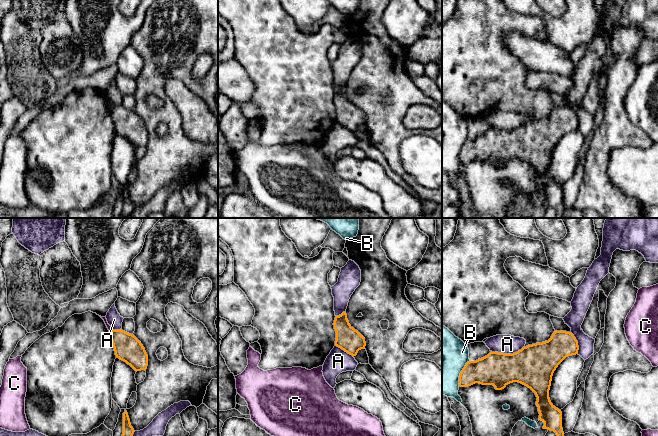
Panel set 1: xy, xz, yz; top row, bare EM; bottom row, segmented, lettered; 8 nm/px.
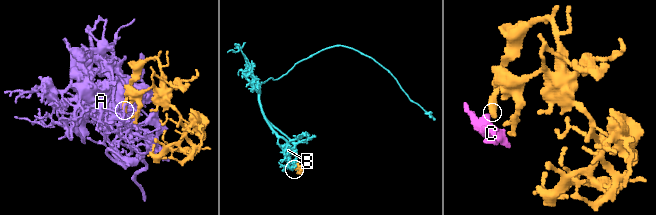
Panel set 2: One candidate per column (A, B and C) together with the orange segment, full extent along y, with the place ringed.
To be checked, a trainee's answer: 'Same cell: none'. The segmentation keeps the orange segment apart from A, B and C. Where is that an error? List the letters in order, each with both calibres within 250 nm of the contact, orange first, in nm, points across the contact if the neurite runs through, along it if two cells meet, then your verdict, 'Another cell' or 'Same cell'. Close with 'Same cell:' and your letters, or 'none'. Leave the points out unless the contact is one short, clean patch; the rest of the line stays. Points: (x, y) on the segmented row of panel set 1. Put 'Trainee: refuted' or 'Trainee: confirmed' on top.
Trainee: confirmed
A: Thickness 340 nm (orange) against 160 nm. Another cell
B: Thickness 240 nm (orange) against 380 nm. Another cell
C: Thickness 220 nm (orange) against 40 nm. Boundary: xy (112, 329), (110, 332). Another cell
Same cell: none

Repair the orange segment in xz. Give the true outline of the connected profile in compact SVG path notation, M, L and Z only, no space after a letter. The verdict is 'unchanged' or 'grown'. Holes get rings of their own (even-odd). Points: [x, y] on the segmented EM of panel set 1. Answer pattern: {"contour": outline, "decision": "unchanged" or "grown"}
{"contour": "M346 311L335 317L333 325L336 331L335 346L353 357L359 350L365 349L365 338L349 324Z", "decision": "unchanged"}

